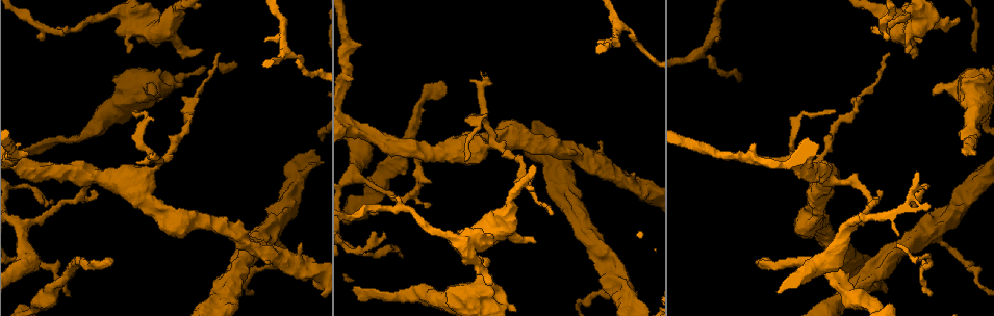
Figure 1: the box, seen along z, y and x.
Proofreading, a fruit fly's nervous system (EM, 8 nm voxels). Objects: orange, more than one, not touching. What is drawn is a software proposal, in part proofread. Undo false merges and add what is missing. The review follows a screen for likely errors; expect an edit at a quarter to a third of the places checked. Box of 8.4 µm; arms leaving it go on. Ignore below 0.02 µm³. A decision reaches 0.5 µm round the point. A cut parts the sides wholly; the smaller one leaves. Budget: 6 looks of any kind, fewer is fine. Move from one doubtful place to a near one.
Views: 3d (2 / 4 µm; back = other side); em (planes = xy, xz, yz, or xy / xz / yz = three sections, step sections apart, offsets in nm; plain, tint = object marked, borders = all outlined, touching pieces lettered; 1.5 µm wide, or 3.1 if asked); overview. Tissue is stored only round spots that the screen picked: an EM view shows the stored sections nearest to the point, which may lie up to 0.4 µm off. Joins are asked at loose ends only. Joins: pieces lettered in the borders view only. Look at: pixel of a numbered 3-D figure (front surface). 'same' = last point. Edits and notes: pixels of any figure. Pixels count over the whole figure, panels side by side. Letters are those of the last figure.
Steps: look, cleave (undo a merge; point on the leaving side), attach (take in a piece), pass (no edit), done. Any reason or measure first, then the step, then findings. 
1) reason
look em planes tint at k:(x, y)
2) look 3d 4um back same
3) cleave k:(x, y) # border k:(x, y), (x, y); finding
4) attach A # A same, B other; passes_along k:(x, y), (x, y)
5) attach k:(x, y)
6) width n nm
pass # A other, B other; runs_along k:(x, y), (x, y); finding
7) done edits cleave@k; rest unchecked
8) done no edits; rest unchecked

an open end
look em planes tint at 1:(444, 92)

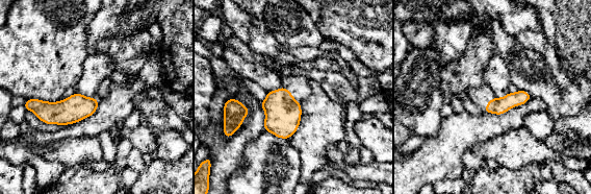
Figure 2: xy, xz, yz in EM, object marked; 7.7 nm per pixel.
see the neighbours
look em planes borders same

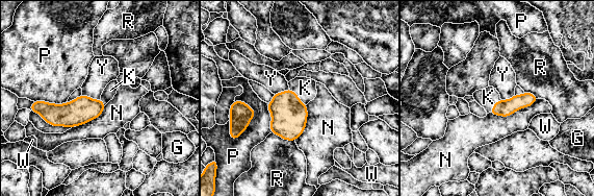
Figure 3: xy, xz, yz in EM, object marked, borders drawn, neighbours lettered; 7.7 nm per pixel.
width 130 nm
attach K # G other, K same, N other, P other, R other, W other, Y other; passes_along 3:(289, 115), (298, 97), (305, 88); the neuron continues

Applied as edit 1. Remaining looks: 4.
redraw
look overview

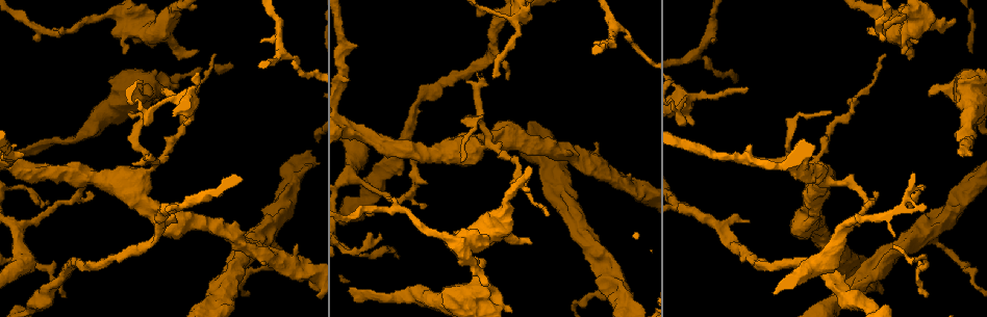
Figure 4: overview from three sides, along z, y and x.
calibre changes
look em planes borders at 4:(475, 146)

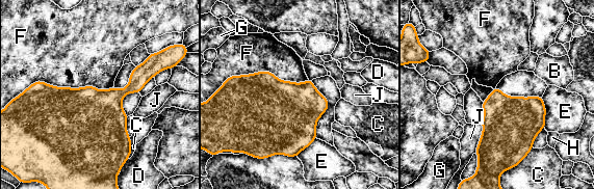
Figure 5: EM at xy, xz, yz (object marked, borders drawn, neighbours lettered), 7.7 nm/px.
pass # B other, C other, D other, E other, F other, G other, H other, J other; border 5:(482, 122), (482, 134), (474, 152); all the same neuron

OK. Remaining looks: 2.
branch stops here
look em yz step 4 tint at 4:(483, 77)

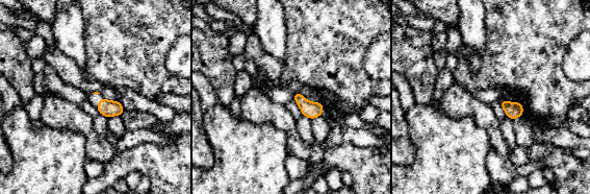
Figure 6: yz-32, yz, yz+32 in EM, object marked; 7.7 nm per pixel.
look em planes borders same

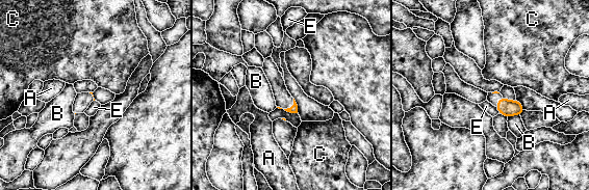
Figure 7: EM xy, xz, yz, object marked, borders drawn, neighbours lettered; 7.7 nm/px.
longest_contact B 100 nm
pass # A other, B other, C other, E other; none of them fits

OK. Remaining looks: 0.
done edits attach@3; rest unchecked

